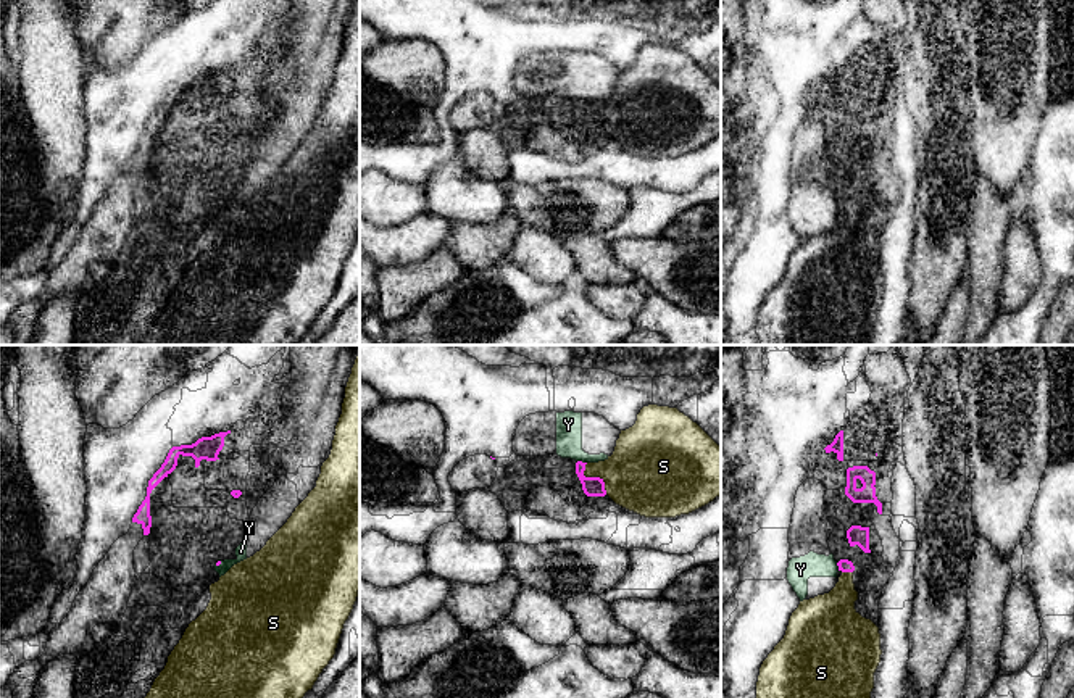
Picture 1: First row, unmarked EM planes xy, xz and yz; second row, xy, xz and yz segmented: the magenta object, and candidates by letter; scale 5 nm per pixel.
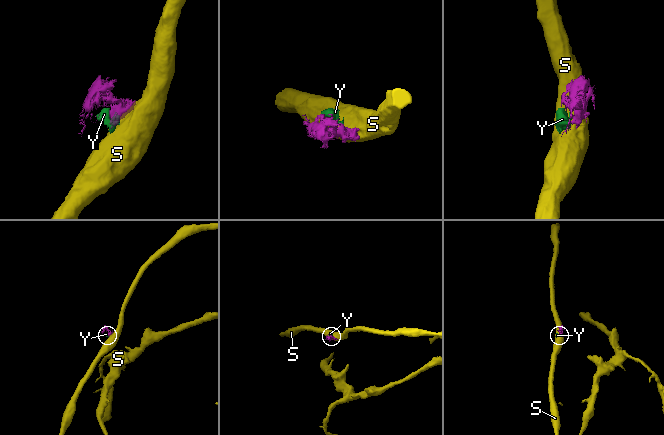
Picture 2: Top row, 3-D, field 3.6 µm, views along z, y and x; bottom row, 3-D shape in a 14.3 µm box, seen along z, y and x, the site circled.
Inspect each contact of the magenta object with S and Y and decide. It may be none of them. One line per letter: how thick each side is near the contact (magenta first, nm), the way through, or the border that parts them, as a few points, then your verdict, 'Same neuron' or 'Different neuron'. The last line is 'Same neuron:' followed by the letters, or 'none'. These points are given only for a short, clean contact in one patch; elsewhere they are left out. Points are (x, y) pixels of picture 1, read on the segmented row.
S: Thickness 100 nm (magenta) against 380 nm. Different neuron
Y: Thickness 100 nm (magenta) against 130 nm. Boundary: xz (578, 460), (586, 463). Different neuron
Same neuron: none

